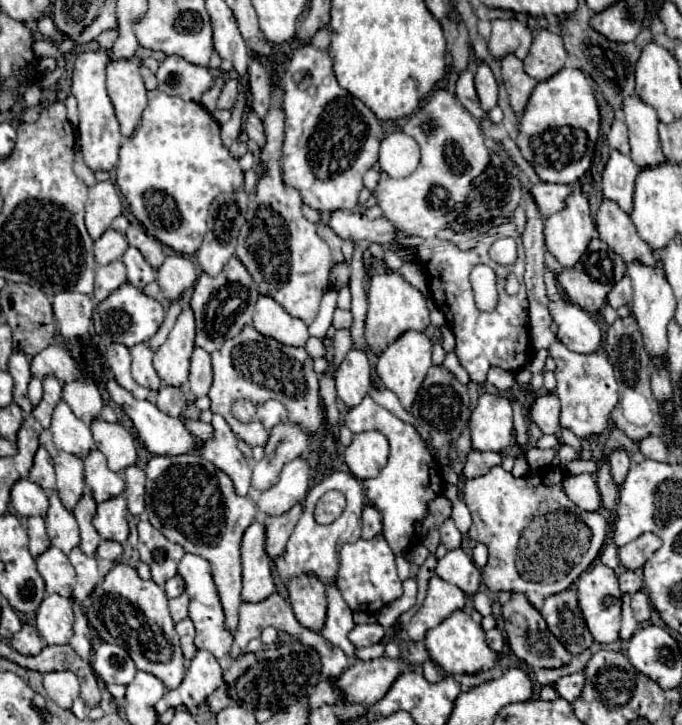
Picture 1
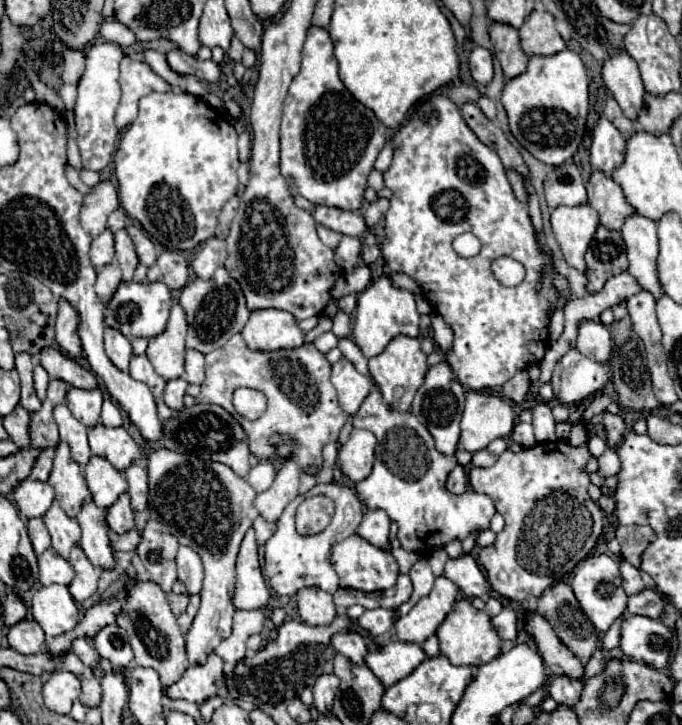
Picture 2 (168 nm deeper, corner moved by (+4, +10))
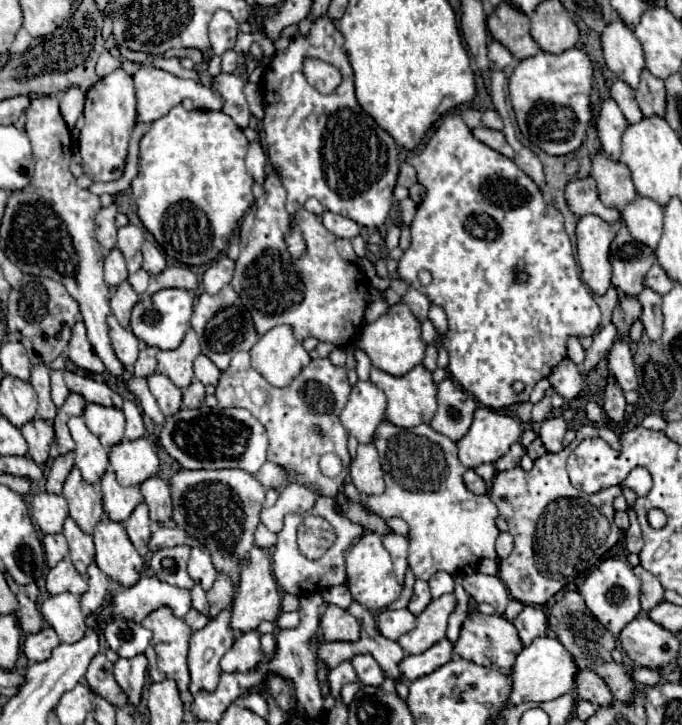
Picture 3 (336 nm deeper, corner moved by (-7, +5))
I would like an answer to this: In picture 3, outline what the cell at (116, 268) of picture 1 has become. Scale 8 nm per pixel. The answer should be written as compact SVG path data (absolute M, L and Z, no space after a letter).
M122 281L120 285L116 285L112 289L112 297L110 297L110 307L112 307L112 315L118 319L118 323L122 327L128 329L128 321L130 321L130 311L134 307L134 303L140 297L136 295L134 287L128 281Z

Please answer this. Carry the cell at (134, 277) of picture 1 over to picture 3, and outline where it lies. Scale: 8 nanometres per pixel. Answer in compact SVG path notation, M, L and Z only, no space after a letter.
M126 225L118 229L118 247L126 257L128 273L136 273L138 269L142 269L142 253L140 253L142 241L144 241L144 233L136 225Z

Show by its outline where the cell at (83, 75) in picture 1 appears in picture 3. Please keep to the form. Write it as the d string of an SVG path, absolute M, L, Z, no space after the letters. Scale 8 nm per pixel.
M114 69L110 75L102 77L88 93L86 93L86 109L84 109L86 125L80 131L78 147L82 155L82 169L92 181L114 181L122 175L126 155L128 155L128 139L132 127L136 123L136 95L132 77L122 69Z

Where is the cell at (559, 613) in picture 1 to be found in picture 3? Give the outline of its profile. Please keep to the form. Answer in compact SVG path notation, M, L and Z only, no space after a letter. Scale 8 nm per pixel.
M566 591L562 595L562 599L558 599L552 607L550 607L550 613L548 613L548 625L550 629L558 635L560 643L576 657L578 665L584 667L584 669L590 669L594 673L598 673L604 683L610 687L614 699L618 701L630 701L632 699L632 689L634 689L634 681L630 679L628 671L614 663L614 659L610 657L612 649L616 647L616 639L614 635L590 613L590 609L586 607L584 599L580 597L578 591Z

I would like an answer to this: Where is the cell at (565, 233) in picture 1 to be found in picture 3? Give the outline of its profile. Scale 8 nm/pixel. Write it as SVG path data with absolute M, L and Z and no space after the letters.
M584 215L576 223L576 251L578 251L580 269L582 269L582 279L594 293L600 293L600 295L606 293L606 289L610 287L612 265L608 261L608 249L614 235L616 235L616 225L608 225L604 219L596 215Z

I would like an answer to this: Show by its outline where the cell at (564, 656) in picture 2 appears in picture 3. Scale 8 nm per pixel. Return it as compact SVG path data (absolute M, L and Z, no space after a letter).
M578 669L578 673L576 673L576 693L578 693L580 699L586 699L586 701L596 703L596 705L612 703L610 689L590 669Z

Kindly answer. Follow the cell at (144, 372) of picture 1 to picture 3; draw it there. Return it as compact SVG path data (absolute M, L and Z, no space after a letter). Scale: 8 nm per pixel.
M156 371L146 381L148 381L148 387L150 387L152 395L156 397L158 405L160 405L160 409L162 409L162 413L166 417L170 417L172 413L176 413L180 409L182 393L180 393L180 389L166 375Z

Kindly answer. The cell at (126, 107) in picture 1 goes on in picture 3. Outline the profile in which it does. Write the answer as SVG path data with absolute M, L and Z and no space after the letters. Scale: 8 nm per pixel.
M142 65L134 73L134 87L136 87L136 99L138 99L138 105L136 105L136 121L138 123L152 123L152 121L160 119L174 105L182 103L186 97L190 97L194 101L194 107L196 109L204 109L204 111L220 111L222 109L222 103L224 103L222 97L216 95L210 87L200 85L200 83L192 81L192 79L174 77L172 73L162 71L162 69L156 69L152 65Z

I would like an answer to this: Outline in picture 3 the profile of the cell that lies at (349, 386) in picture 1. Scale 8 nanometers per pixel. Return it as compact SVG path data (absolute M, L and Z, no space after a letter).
M356 381L352 385L348 405L340 413L340 421L360 443L370 443L378 423L384 419L384 411L384 391L372 385L372 381Z

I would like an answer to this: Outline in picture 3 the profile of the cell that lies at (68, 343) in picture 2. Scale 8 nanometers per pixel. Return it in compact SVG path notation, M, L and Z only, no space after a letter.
M78 321L74 327L72 327L72 337L70 337L70 343L68 343L68 357L82 369L86 371L92 371L92 373L100 373L104 371L104 365L102 361L96 357L92 345L88 343L88 337L86 337L86 327L82 321Z

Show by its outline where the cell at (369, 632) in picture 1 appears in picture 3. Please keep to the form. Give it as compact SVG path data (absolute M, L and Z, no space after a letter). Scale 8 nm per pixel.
M398 609L398 611L384 611L378 613L378 629L384 637L396 641L400 635L408 633L414 629L416 617L408 609Z

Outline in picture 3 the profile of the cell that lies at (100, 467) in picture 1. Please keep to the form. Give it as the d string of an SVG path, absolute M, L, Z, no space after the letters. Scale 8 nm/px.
M108 469L100 479L100 489L104 495L104 511L112 521L126 521L132 509L142 501L142 493L136 485L124 487L116 481L116 473Z

